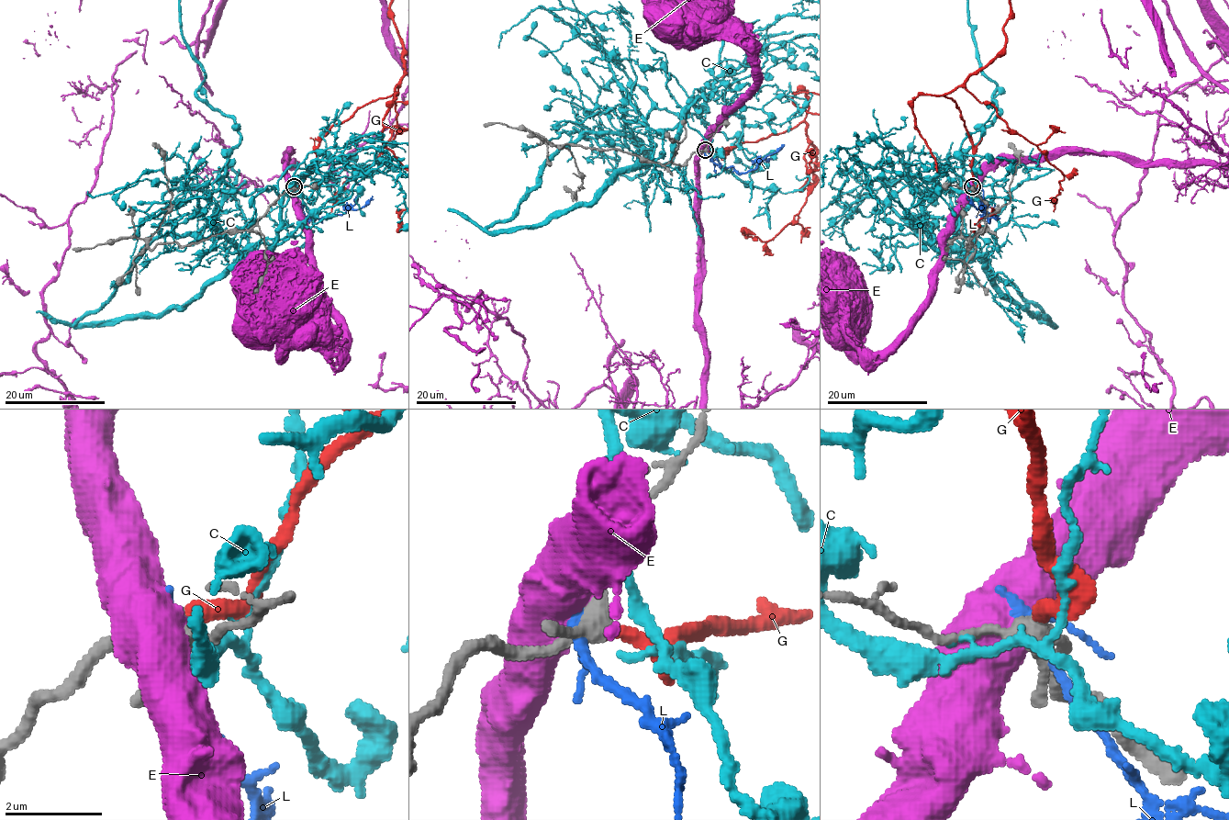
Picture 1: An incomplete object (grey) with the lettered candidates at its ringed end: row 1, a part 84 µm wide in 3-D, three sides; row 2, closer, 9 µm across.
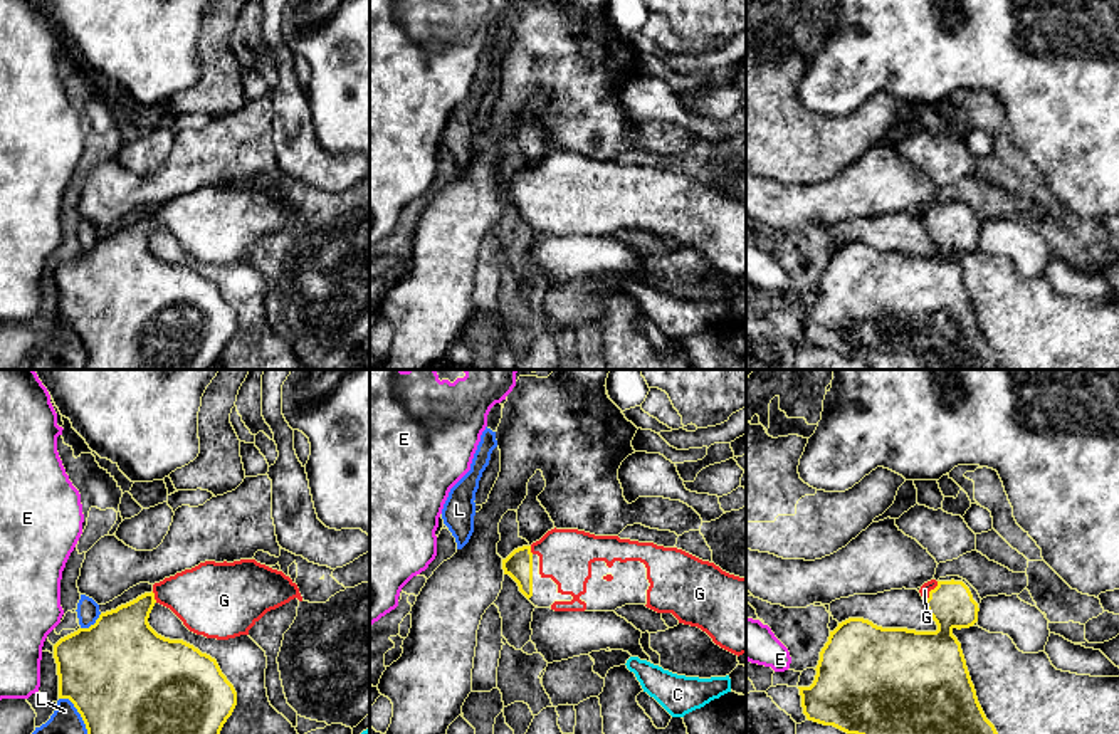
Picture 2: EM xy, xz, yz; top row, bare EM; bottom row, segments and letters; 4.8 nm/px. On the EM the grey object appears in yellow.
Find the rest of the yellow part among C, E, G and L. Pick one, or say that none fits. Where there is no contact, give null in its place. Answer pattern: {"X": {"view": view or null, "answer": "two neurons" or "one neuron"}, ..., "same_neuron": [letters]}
{"C": {"view": null, "answer": "two neurons"}, "E": {"view": null, "answer": "two neurons"}, "G": {"view": "yz", "answer": "one neuron"}, "L": {"view": "xy", "answer": "two neurons"}, "same_neuron": ["G"]}

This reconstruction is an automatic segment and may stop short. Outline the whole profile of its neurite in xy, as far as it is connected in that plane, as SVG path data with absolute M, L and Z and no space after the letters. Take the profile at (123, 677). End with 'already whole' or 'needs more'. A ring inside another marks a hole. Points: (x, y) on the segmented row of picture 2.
M255 559L234 563L205 561L153 585L151 593L101 613L94 625L60 638L54 645L59 675L59 699L69 699L81 714L87 734L220 734L237 705L237 692L222 674L215 658L183 640L158 635L148 623L156 603L170 608L183 625L207 638L229 640L249 635L249 630L271 610L291 600L302 601L297 585L282 571Z; needs more

